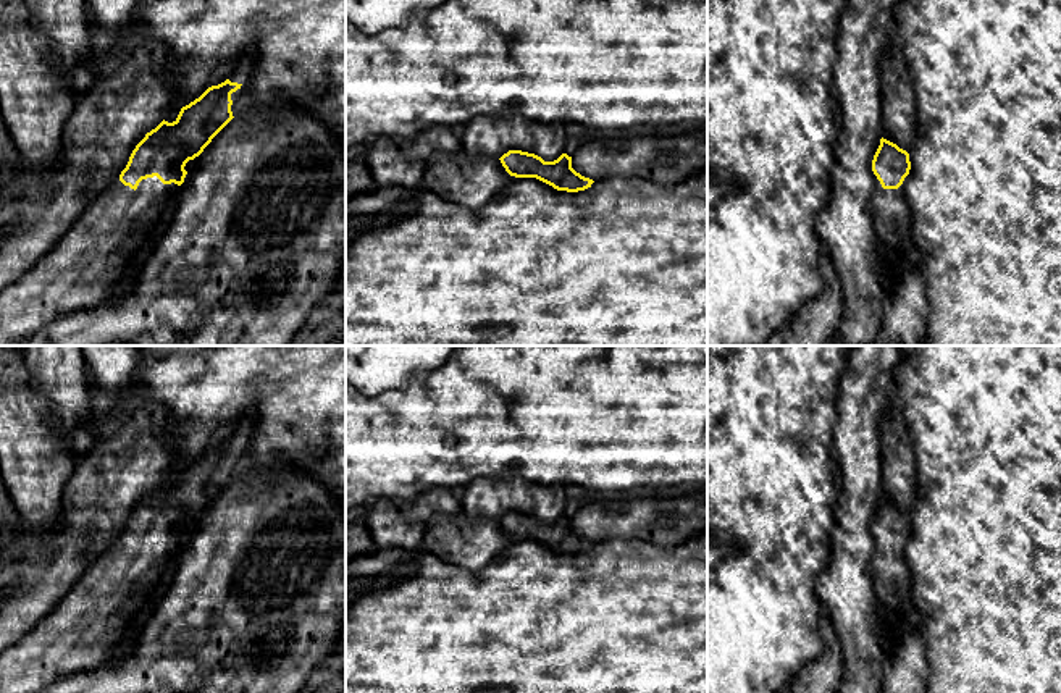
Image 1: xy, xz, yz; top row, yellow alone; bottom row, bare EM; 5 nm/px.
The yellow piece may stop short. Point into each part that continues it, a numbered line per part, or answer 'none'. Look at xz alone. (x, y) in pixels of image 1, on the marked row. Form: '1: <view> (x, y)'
none

